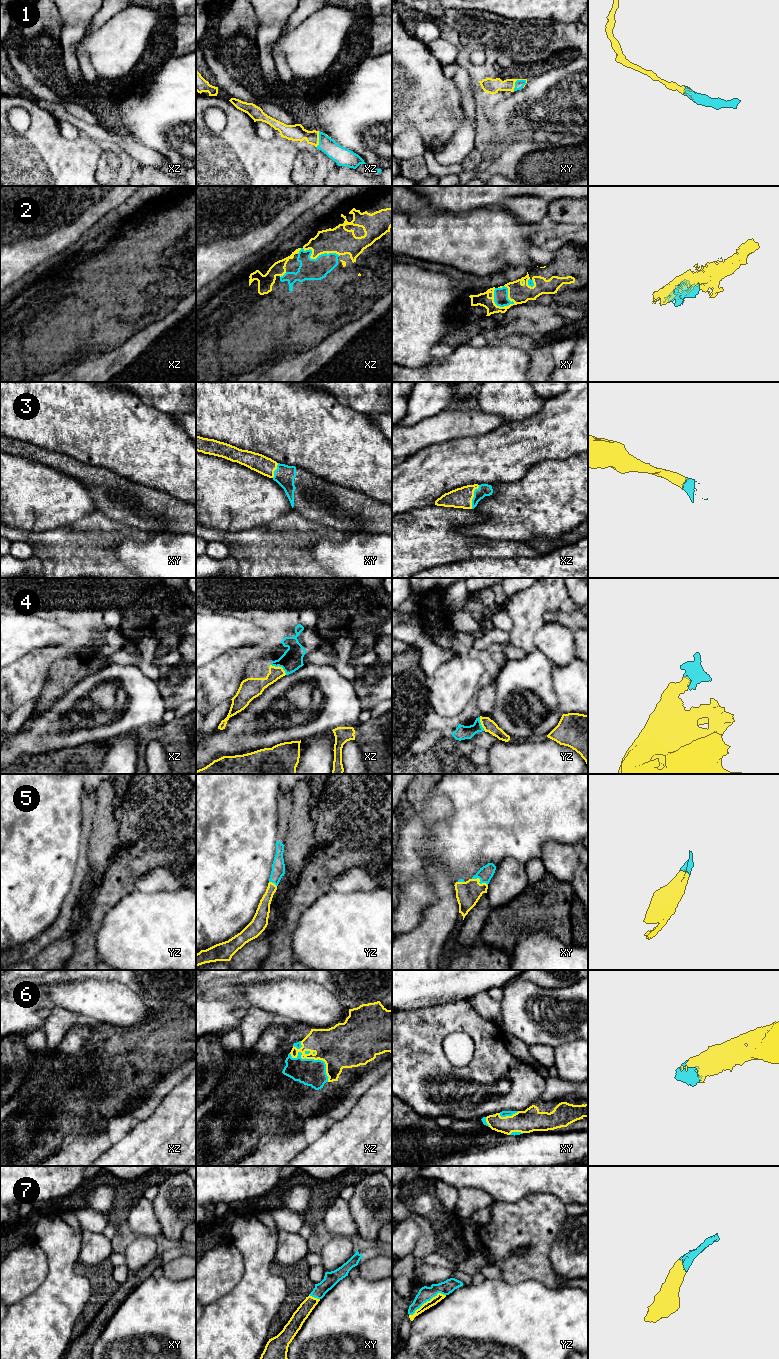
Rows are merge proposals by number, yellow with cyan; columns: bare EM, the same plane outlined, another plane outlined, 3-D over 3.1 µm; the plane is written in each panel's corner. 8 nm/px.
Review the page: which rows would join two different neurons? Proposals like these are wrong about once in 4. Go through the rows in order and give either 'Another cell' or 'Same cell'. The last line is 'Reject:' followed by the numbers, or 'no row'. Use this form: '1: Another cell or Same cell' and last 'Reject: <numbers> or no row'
1: Same cell
2: Same cell
3: Same cell
4: Same cell
5: Same cell
6: Same cell
7: Same cell
Reject: no row

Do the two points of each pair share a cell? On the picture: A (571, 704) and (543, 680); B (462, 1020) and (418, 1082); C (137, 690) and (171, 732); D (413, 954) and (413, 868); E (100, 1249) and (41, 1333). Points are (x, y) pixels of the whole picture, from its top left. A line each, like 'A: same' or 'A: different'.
A: different
B: same
C: different
D: different
E: different

